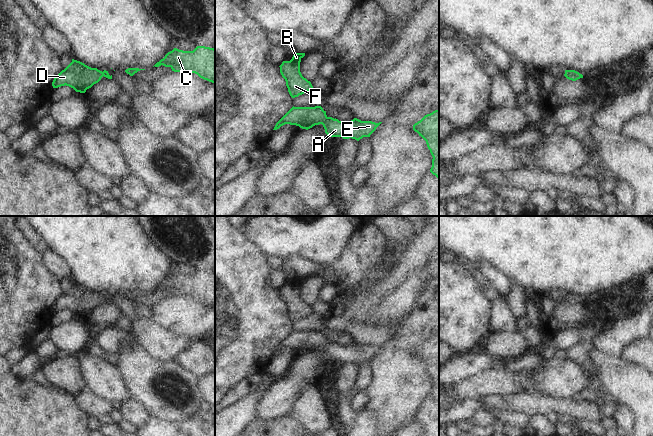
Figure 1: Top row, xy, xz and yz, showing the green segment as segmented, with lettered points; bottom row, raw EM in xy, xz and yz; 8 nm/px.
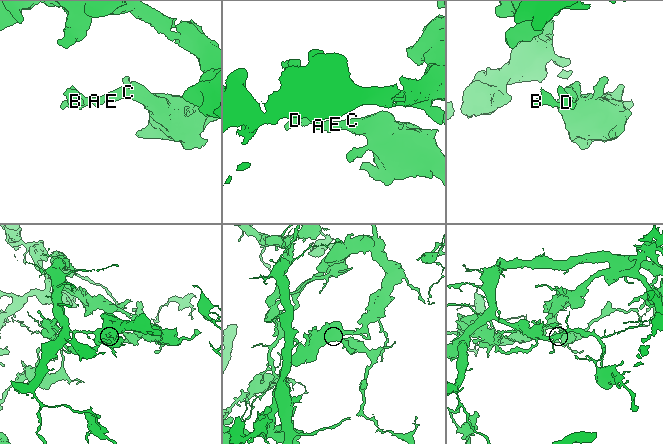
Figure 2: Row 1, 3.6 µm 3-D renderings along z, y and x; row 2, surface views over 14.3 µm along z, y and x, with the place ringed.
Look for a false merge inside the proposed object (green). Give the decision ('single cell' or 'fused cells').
single cell

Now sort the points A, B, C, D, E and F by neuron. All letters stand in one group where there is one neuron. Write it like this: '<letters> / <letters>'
A B C D E F

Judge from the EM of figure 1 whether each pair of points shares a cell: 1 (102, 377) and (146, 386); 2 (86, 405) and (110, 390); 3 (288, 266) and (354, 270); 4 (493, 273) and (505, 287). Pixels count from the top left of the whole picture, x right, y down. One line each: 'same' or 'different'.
1: different
2: different
3: same
4: same

